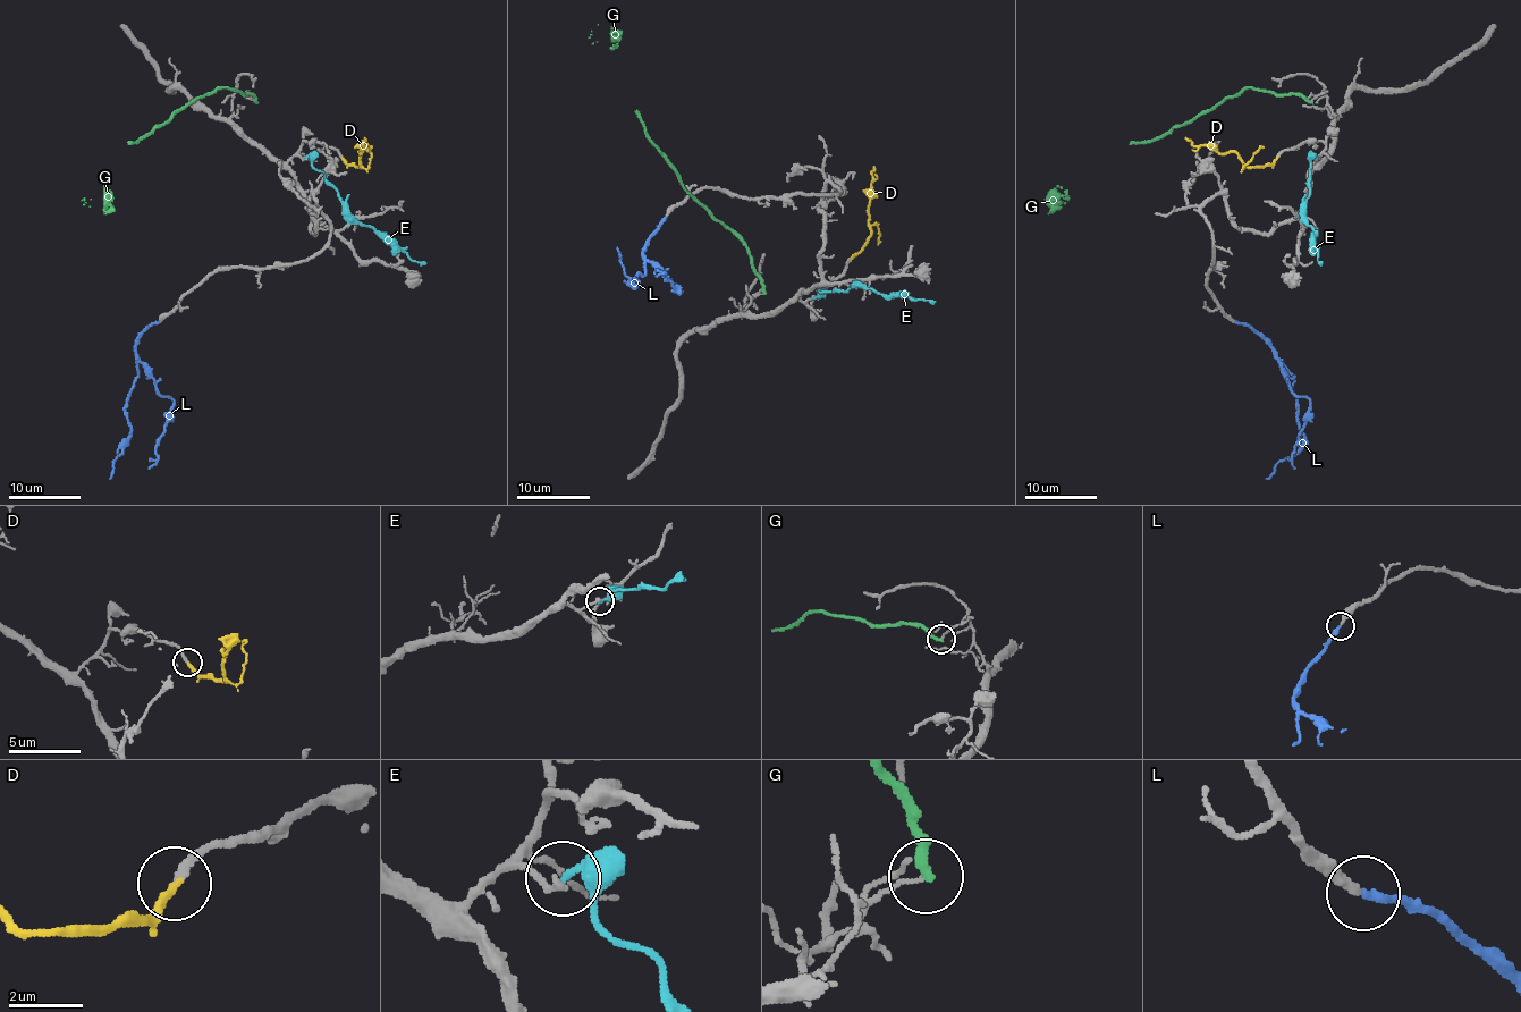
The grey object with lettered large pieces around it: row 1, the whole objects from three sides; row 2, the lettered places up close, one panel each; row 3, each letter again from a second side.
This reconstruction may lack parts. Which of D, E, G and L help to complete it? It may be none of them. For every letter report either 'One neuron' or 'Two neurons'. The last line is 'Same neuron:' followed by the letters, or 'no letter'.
D: One neuron
E: Two neurons
G: Two neurons
L: One neuron
Same neuron: D, L

